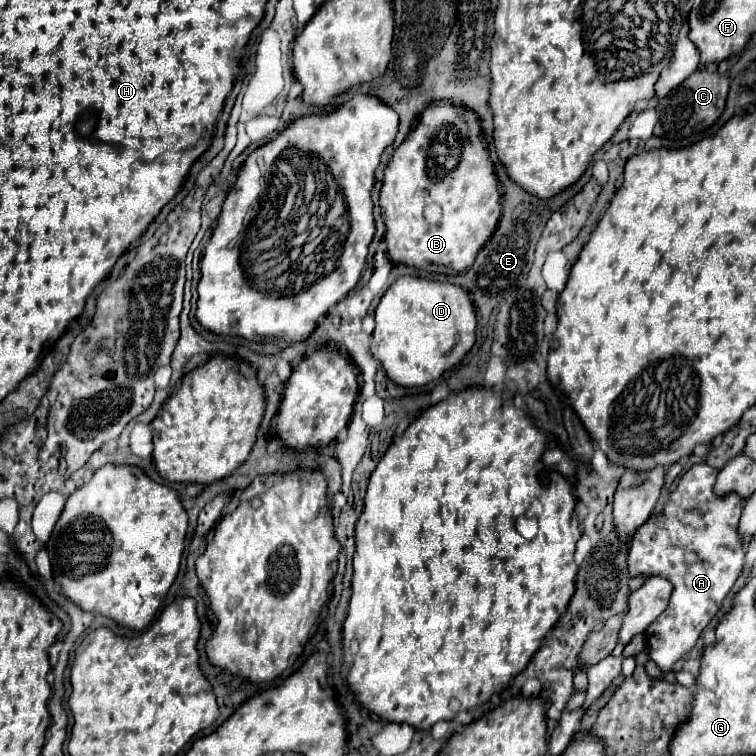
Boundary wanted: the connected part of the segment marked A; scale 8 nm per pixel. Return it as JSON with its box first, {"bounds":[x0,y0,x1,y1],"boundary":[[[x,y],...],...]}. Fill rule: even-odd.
{"bounds":[629,463,745,671],"boundary":[[[697,463],[693,465],[681,479],[675,491],[669,495],[663,513],[657,517],[649,519],[635,535],[631,549],[629,549],[629,577],[665,577],[673,583],[673,593],[669,599],[669,607],[647,627],[645,633],[649,633],[649,653],[651,659],[659,665],[661,671],[673,671],[673,663],[683,659],[683,655],[693,649],[697,643],[703,627],[711,621],[711,617],[719,611],[721,601],[737,581],[743,563],[745,563],[745,545],[743,539],[739,537],[737,525],[739,517],[743,511],[743,499],[737,495],[727,495],[727,497],[717,497],[713,493],[715,485],[715,469],[709,467],[707,463]]]}

